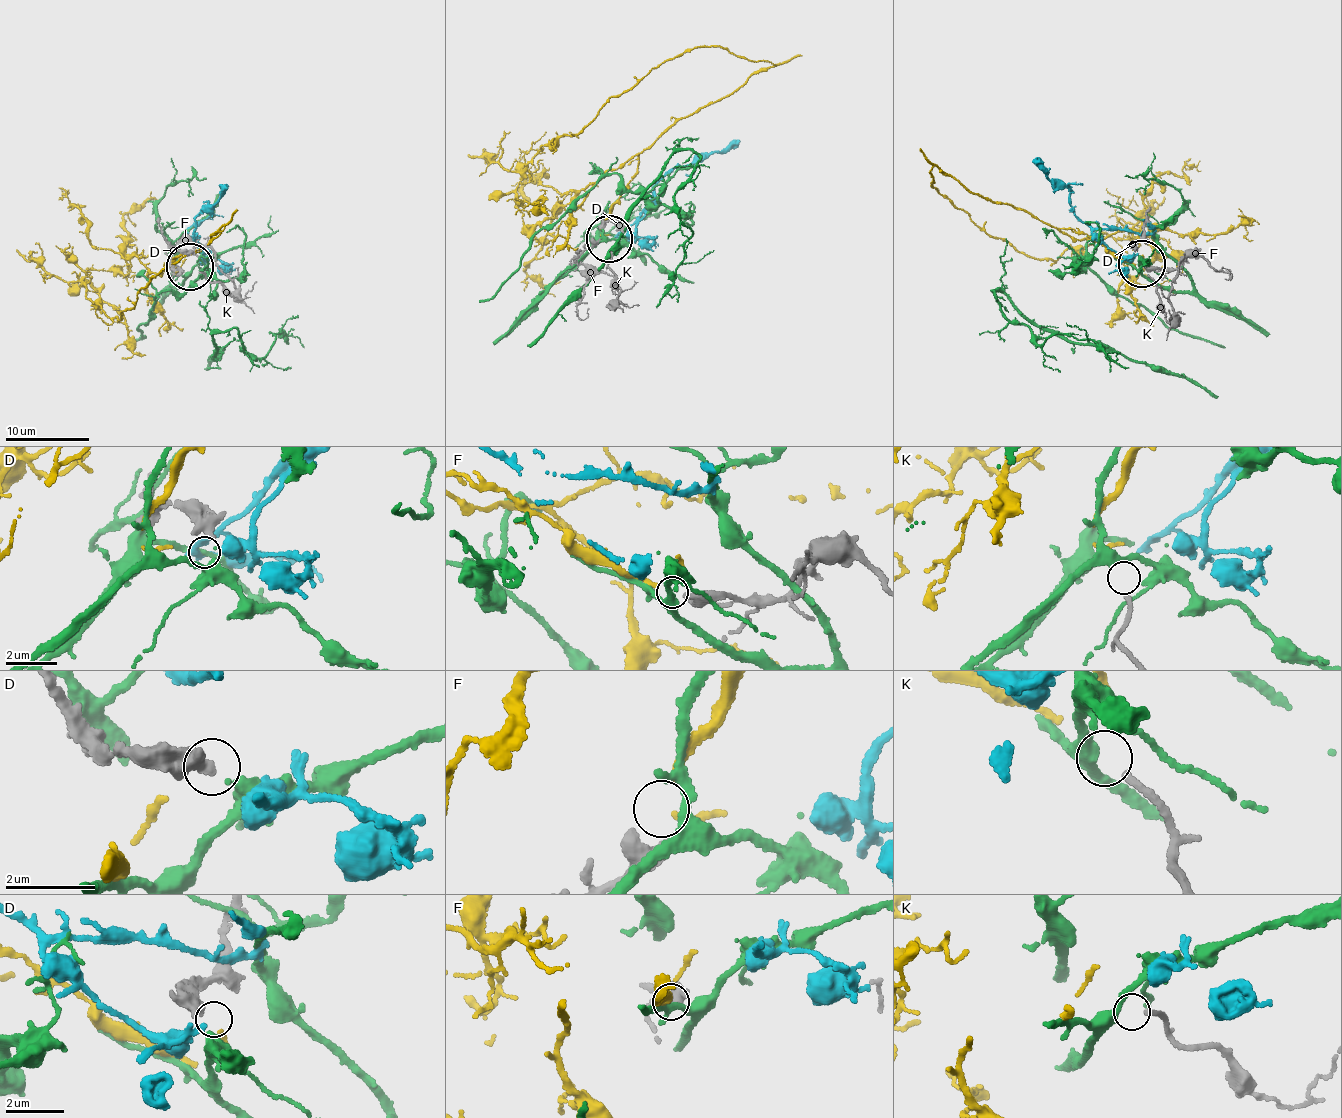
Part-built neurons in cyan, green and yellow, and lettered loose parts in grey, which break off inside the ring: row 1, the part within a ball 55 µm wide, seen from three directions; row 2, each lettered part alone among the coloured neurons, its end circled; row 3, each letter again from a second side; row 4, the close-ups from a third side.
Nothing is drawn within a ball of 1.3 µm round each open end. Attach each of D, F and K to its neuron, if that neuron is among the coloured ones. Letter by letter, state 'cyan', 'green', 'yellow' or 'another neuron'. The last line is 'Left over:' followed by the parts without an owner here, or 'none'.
D: another neuron
F: yellow
K: green
Left over: D

